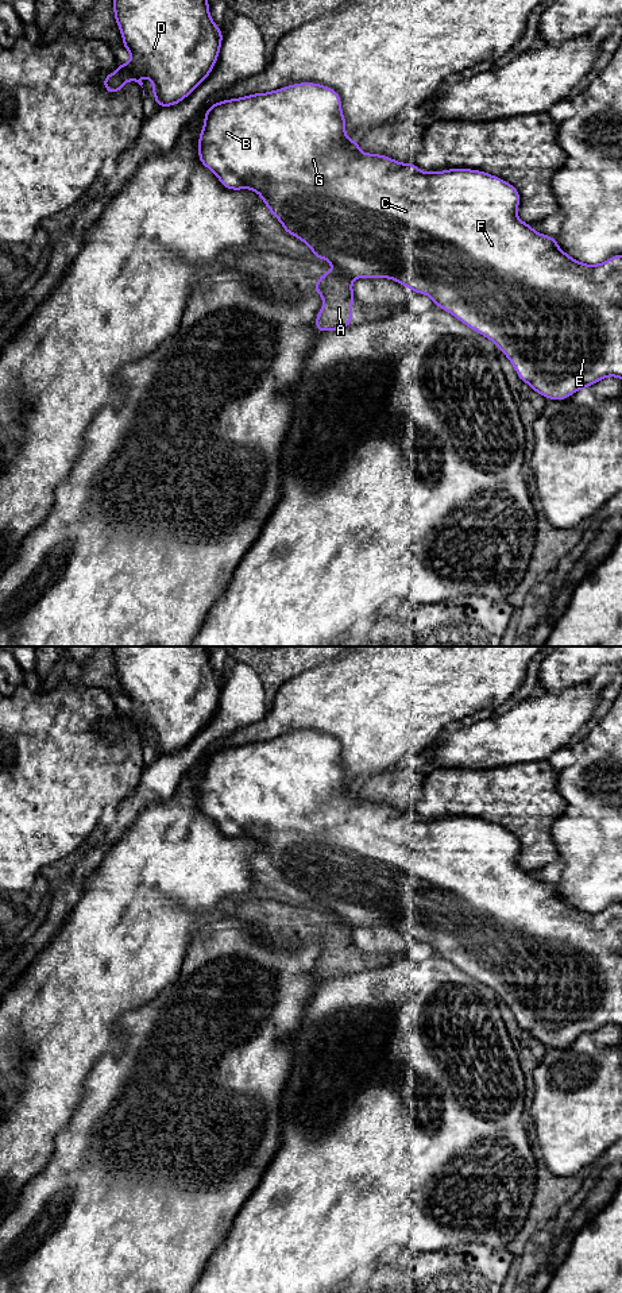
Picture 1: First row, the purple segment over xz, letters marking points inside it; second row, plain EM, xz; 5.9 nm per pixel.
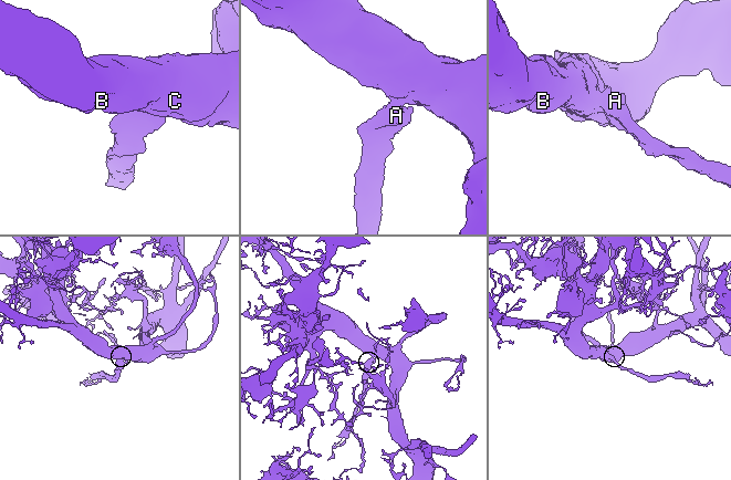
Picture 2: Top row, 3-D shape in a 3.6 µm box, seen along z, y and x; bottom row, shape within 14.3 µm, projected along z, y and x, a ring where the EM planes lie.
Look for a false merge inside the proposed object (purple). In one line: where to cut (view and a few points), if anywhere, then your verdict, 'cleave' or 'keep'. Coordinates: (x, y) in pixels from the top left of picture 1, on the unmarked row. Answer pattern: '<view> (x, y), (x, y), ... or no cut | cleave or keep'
xz (335, 915), (352, 926) | cleave

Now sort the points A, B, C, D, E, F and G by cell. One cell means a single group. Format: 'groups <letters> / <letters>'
groups A / B C D E F G

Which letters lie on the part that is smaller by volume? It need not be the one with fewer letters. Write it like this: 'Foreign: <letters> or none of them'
Foreign: A

